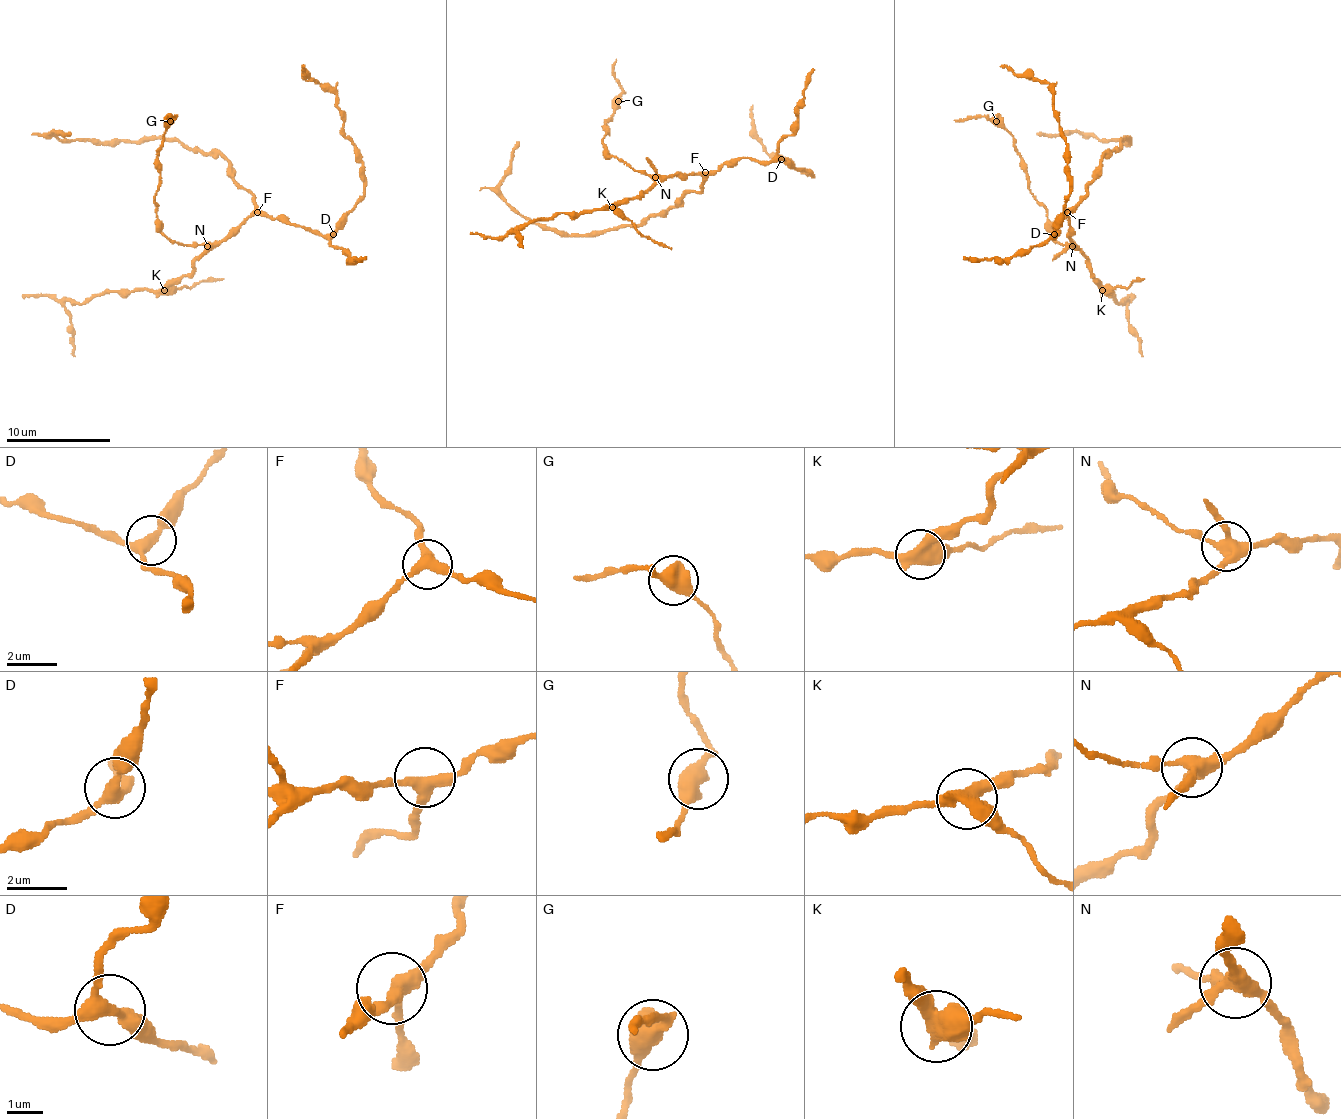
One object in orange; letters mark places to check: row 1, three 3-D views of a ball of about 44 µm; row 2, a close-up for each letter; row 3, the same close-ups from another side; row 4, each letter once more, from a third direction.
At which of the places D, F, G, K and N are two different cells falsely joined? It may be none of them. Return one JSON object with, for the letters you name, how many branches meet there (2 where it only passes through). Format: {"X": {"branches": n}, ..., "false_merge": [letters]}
{"K": {"branches": 3}, "false_merge": ["K"]}

